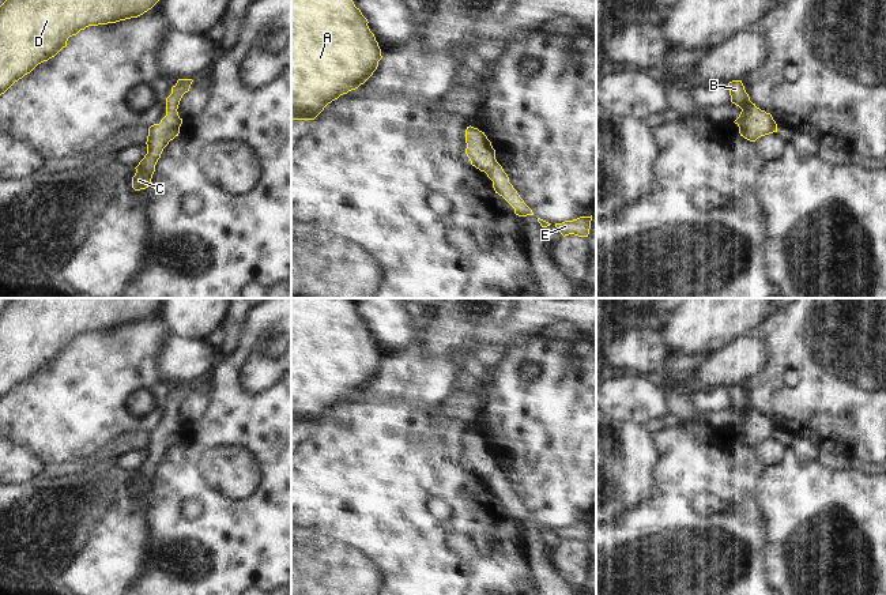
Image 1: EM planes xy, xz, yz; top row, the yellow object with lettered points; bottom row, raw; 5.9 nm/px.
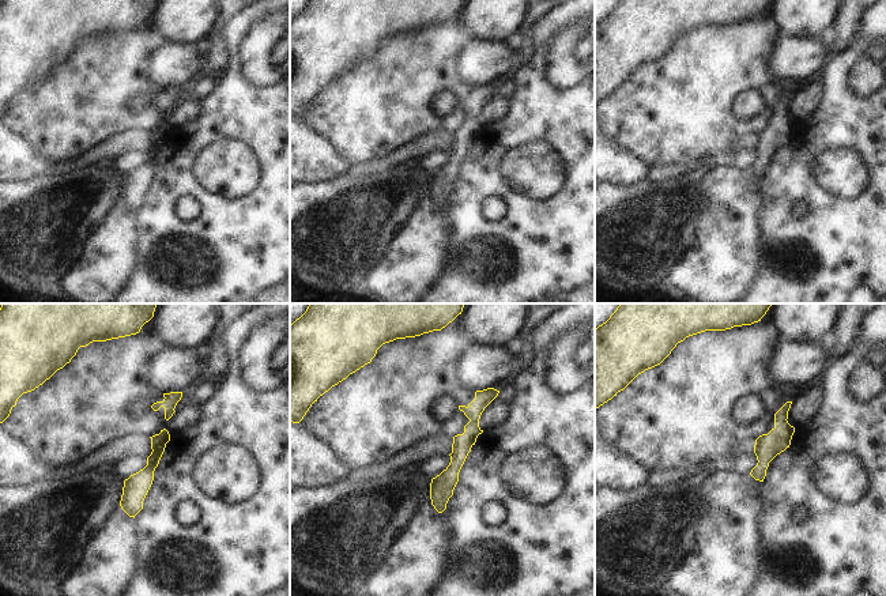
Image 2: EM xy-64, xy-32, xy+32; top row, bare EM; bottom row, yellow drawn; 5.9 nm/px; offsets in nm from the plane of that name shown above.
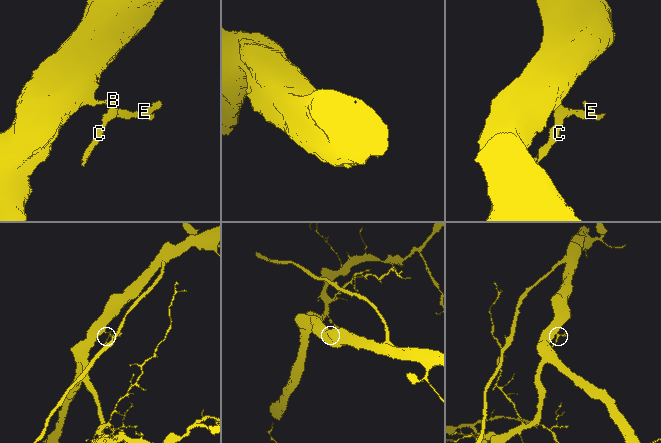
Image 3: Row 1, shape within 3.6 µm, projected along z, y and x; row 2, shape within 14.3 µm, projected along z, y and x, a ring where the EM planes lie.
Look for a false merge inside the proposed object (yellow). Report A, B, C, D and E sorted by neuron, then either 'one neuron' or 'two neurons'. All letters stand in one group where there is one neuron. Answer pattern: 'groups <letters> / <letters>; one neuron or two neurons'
groups A B C D E; one neuron

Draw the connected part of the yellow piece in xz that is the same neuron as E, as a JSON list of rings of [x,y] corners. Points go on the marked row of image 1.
[[[592,215],[580,216],[573,221],[565,221],[562,223],[555,223],[555,227],[563,237],[569,234],[574,234],[578,237],[588,237],[589,229],[591,229],[591,221],[592,221]]]

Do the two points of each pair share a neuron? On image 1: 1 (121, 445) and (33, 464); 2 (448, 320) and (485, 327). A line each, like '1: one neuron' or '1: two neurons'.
1: two neurons
2: one neuron

